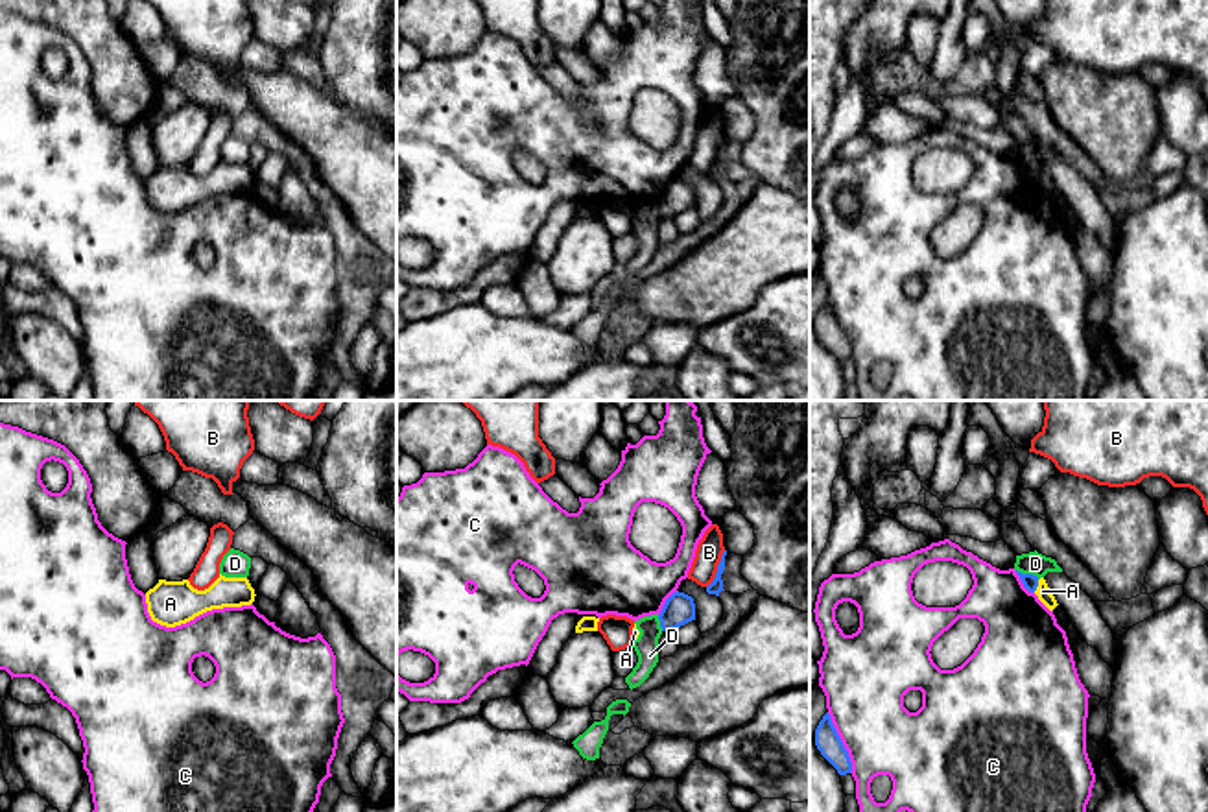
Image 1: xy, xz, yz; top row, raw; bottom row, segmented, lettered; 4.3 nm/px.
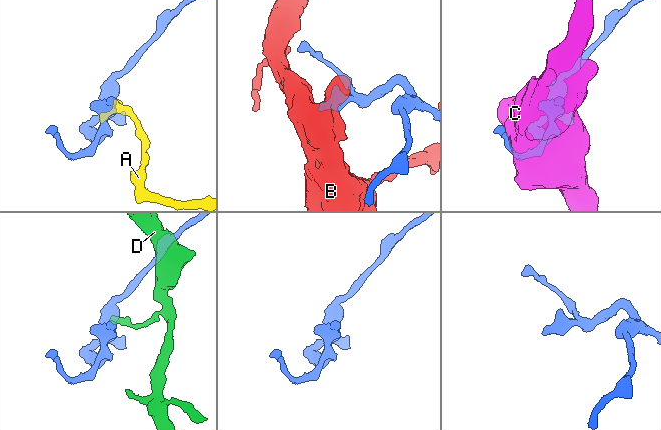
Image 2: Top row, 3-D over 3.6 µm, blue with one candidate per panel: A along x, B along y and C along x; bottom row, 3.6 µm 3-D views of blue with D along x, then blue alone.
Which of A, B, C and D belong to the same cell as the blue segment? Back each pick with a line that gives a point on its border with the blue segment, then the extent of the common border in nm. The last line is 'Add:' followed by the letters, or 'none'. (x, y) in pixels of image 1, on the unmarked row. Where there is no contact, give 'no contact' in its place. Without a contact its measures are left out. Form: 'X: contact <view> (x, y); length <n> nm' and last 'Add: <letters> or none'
Add: none

